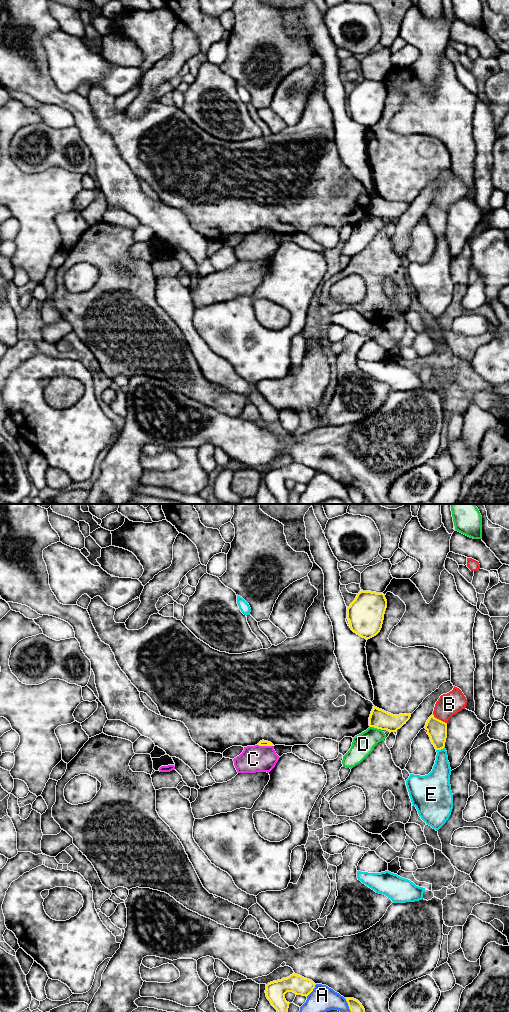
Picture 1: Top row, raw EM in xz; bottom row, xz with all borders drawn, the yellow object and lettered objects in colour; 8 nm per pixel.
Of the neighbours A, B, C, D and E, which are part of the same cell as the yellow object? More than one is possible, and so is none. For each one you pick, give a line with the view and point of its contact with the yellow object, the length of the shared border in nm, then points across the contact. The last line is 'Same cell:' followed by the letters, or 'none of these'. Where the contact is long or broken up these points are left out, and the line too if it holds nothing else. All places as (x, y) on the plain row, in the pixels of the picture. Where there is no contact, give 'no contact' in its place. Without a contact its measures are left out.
Same cell: none of these

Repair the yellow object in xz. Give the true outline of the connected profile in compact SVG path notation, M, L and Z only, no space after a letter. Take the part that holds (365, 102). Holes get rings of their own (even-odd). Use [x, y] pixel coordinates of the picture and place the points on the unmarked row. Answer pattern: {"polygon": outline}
{"polygon": "M361 78L347 95L351 118L366 128L376 124L383 112L387 88L383 81Z"}

